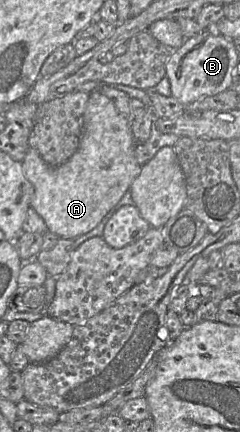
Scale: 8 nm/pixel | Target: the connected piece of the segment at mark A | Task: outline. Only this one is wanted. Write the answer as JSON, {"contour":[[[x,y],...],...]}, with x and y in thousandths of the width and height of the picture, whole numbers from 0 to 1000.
{"contour":[[[404,208],[379,213],[346,266],[346,306],[329,340],[279,375],[246,387],[213,387],[146,345],[113,347],[92,387],[104,410],[142,435],[129,481],[179,505],[200,532],[246,551],[313,553],[375,537],[492,472],[583,403],[592,387],[567,373],[563,338],[542,275],[504,264],[450,225]]]}

